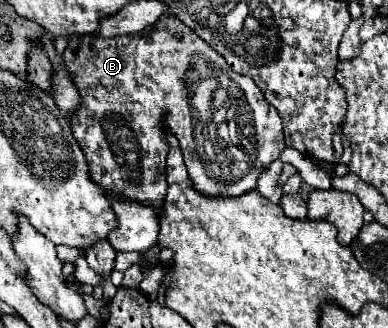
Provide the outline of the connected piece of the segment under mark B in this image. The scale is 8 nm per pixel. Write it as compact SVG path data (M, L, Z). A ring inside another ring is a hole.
M162 17L154 29L142 35L126 35L110 41L96 37L94 43L94 37L70 37L64 51L64 65L82 99L70 125L74 139L84 151L90 179L108 197L136 201L152 207L156 215L160 215L166 199L166 131L176 135L180 143L192 187L206 197L240 197L254 191L260 173L286 147L278 111L264 101L256 83L246 75L230 71L224 57L178 19Z

